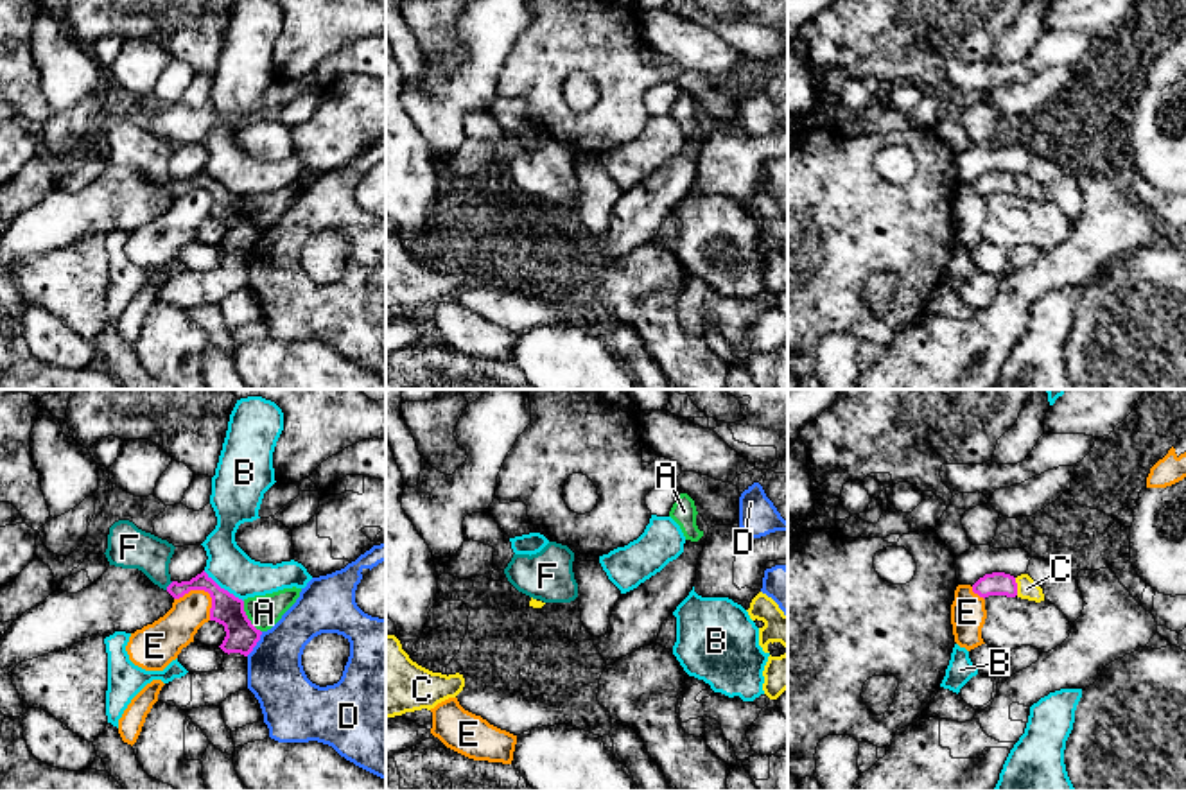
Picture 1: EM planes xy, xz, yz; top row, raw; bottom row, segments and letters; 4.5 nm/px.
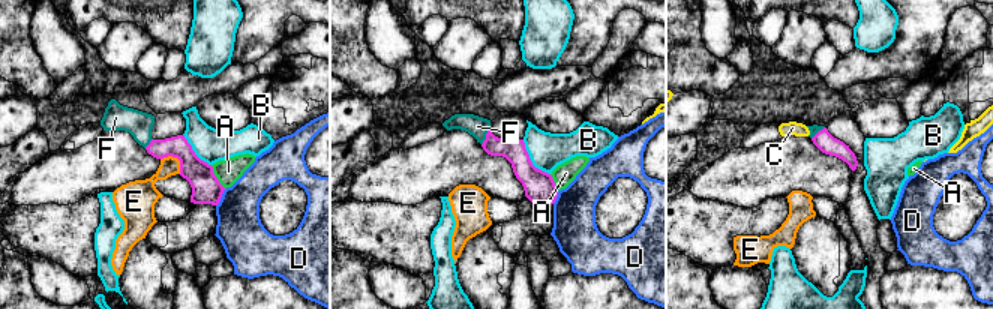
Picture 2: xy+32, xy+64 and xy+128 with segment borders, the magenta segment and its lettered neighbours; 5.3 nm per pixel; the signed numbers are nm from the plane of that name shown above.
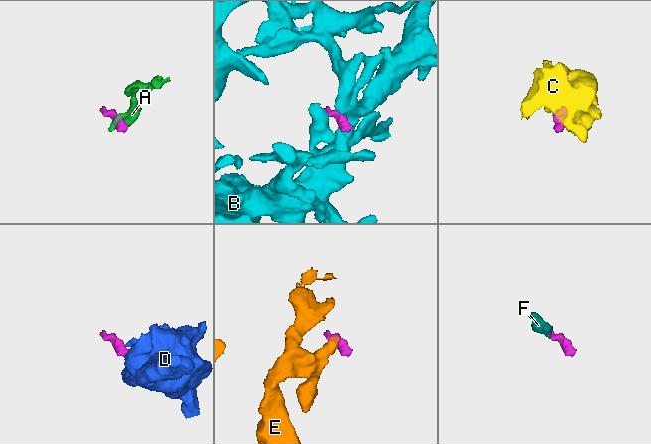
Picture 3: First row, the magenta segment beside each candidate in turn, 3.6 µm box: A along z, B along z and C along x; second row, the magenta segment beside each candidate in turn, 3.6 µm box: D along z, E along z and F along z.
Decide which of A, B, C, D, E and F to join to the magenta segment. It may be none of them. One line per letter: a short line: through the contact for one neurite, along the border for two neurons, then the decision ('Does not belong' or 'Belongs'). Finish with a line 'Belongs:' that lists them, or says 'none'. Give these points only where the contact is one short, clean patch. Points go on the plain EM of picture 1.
A: Line: xy (243, 199), (246, 216), (261, 230). Does not belong
B: Line: xy (203, 169), (243, 199). Does not belong
C: Line: yz (1014, 176), (1018, 192). Does not belong
D: Line: xy (262, 230), (257, 243), (246, 253). Does not belong
E: Line: xy (174, 196), (191, 189), (205, 189), (210, 196), (210, 217). Does not belong
F: Line: xy (221, 198), (209, 183), (169, 183), (130, 146). Belongs
Belongs: F

